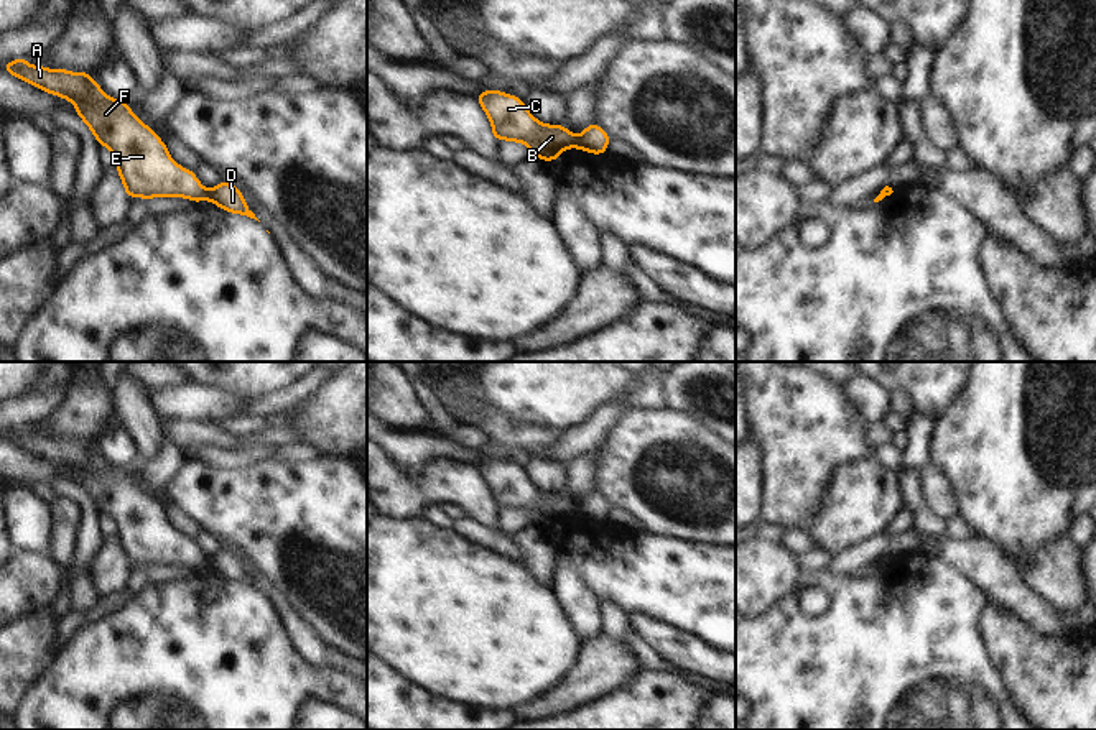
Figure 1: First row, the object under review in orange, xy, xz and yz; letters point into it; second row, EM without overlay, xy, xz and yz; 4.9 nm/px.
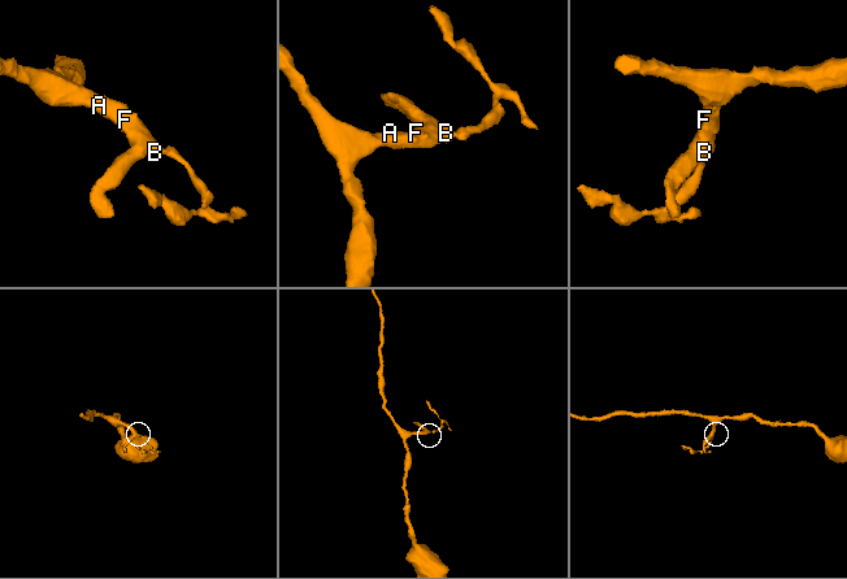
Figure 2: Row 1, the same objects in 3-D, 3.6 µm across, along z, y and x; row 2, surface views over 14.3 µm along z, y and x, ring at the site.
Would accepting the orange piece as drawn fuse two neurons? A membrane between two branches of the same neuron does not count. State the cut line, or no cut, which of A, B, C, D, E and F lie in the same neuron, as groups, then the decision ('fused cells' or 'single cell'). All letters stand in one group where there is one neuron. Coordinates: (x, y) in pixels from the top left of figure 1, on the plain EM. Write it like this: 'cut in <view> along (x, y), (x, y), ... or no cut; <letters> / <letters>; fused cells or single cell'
cut in xz along (576, 505), (578, 513); A B C E F / D; fused cells

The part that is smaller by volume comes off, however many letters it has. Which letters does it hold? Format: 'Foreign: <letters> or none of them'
Foreign: D

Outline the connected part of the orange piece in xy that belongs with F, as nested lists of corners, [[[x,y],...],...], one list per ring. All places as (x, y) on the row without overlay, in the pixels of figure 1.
[[[25,426],[10,429],[2,437],[76,474],[76,483],[86,490],[97,511],[114,521],[128,567],[209,567],[209,559],[197,549],[196,541],[174,531],[166,511],[138,488],[127,469],[110,467],[92,449],[94,442],[30,434]]]

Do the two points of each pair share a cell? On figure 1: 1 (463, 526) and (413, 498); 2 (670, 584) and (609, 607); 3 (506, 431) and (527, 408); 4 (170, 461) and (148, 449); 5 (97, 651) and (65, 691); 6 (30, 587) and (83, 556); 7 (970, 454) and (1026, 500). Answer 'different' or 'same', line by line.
1: different
2: different
3: different
4: different
5: same
6: different
7: same

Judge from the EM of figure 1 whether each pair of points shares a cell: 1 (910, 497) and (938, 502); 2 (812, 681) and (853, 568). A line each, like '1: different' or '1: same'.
1: different
2: different

